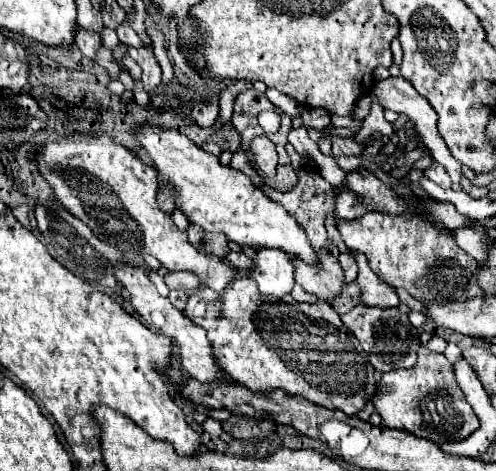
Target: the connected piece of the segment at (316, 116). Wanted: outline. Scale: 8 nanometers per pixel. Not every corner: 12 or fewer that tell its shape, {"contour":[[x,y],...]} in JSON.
{"contour":[[303,109],[305,129],[321,131],[331,125],[323,109]]}

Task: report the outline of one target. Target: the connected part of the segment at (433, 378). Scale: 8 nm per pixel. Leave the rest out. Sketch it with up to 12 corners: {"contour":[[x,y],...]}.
{"contour":[[443,353],[381,375],[373,405],[387,427],[437,445],[479,419]]}

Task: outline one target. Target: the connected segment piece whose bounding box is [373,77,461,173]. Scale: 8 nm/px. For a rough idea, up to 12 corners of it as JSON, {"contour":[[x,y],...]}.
{"contour":[[405,77],[377,81],[381,107],[407,115],[431,155],[461,173],[437,133],[437,113]]}

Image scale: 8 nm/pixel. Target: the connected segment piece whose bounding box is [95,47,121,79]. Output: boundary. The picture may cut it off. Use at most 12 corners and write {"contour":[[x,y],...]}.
{"contour":[[105,47],[99,49],[95,59],[103,65],[113,79],[119,75],[119,67],[113,63],[113,55]]}

